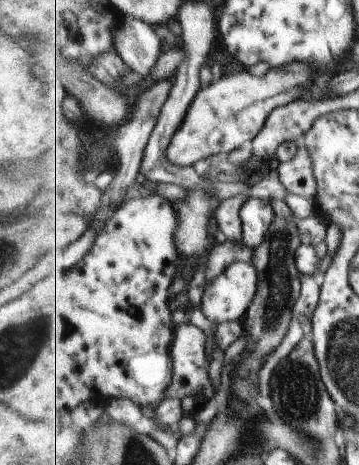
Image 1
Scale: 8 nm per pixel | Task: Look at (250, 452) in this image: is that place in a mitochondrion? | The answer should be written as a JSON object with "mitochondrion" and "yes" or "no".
{"mitochondrion":"yes"}

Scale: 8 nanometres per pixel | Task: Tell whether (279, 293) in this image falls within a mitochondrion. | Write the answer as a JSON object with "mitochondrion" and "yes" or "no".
{"mitochondrion":"yes"}

